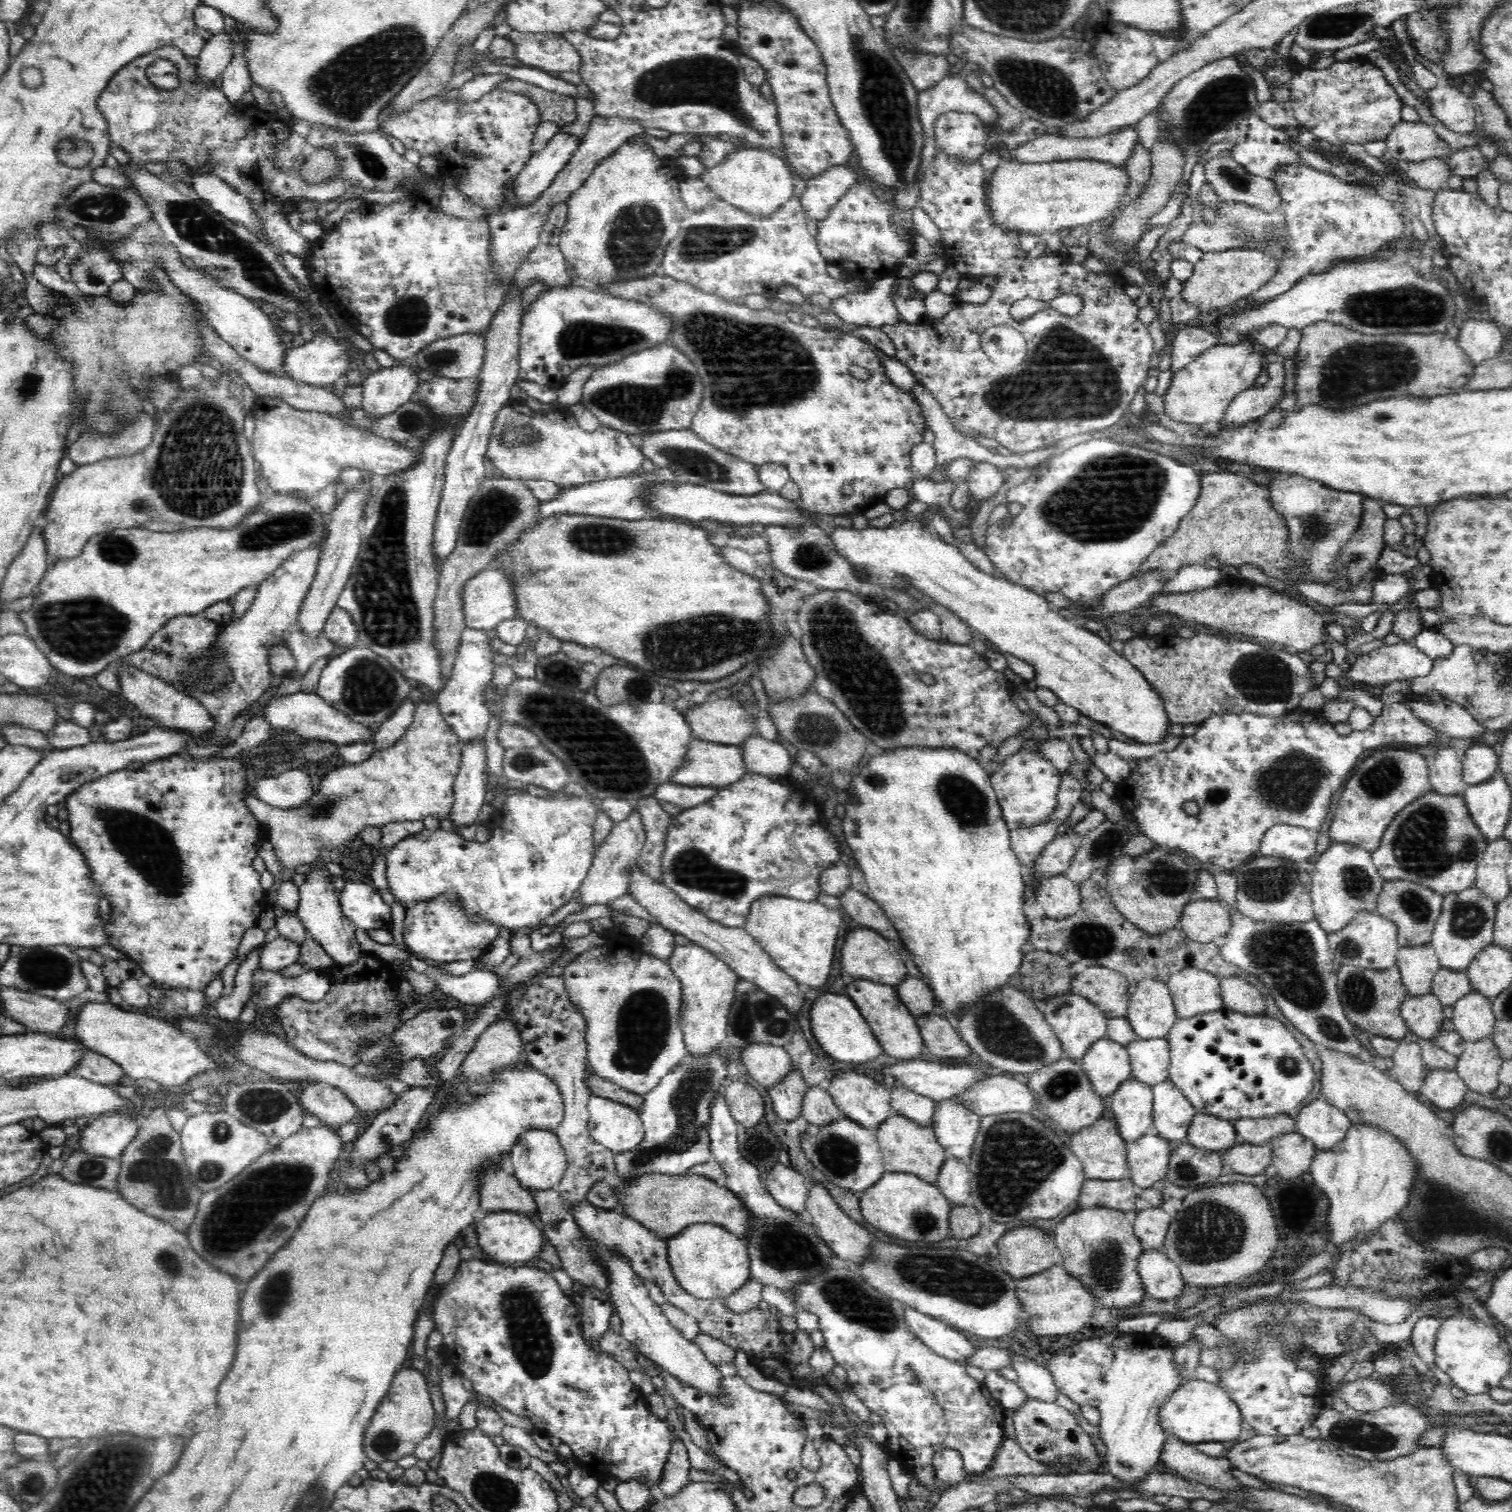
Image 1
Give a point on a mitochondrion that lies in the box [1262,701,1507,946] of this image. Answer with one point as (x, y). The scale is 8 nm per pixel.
(1421, 844)

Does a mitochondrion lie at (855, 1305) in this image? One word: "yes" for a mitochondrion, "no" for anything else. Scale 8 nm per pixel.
yes

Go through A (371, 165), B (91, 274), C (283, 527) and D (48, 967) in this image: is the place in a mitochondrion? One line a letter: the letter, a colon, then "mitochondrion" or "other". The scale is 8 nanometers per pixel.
A: mitochondrion
B: mitochondrion
C: mitochondrion
D: mitochondrion

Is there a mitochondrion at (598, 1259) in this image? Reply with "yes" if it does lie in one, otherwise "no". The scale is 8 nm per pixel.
no

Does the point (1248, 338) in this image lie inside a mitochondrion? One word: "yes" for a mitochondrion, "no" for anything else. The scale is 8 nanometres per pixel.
no

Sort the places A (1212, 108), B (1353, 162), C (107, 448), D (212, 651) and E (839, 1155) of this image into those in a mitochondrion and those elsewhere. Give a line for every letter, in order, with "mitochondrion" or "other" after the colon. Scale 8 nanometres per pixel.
A: mitochondrion
B: other
C: other
D: other
E: mitochondrion

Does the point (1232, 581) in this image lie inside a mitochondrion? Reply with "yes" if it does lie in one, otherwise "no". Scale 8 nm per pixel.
no

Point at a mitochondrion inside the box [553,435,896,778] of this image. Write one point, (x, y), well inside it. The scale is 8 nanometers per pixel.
(715, 639)

